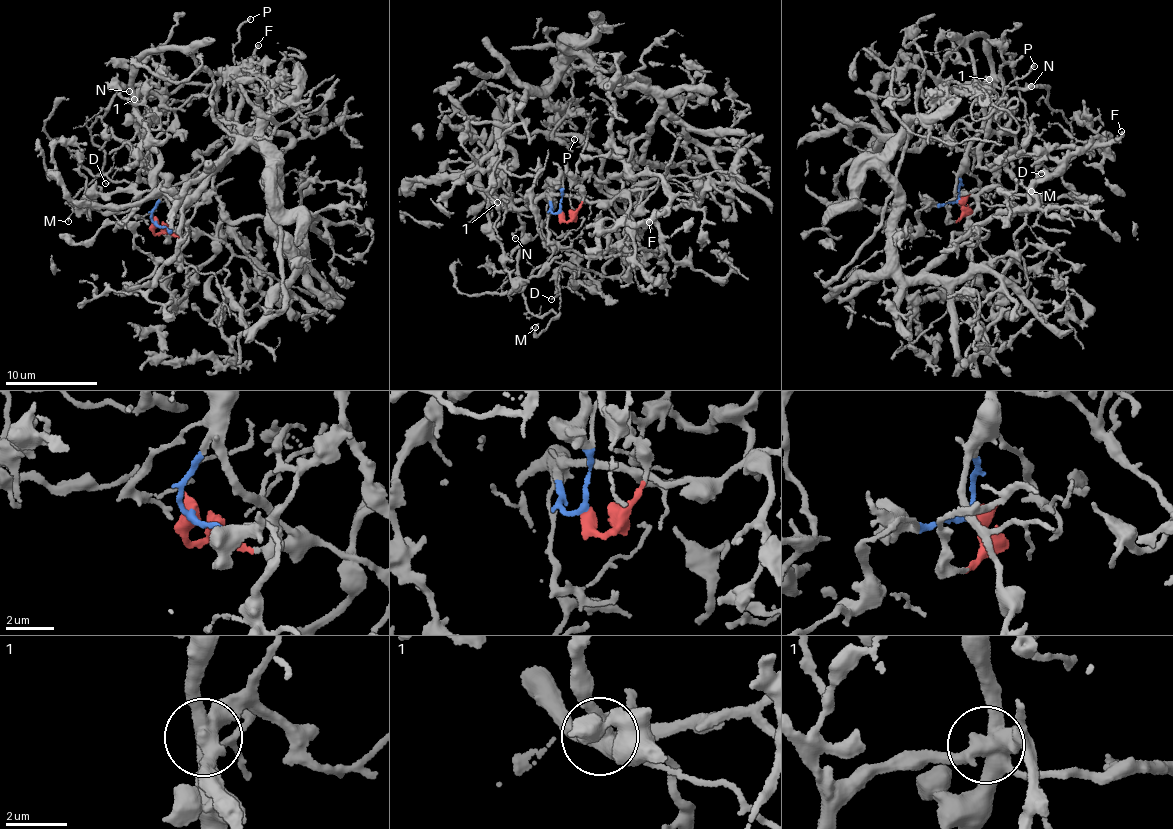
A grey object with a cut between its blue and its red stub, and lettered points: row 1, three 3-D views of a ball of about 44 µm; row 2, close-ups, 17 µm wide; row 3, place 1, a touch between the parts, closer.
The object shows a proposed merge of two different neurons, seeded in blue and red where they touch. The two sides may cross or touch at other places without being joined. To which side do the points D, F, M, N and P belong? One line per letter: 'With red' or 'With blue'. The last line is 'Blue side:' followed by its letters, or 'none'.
D: With blue
F: With blue
M: With blue
N: With blue
P: With blue
Blue side: D, F, M, N, P

